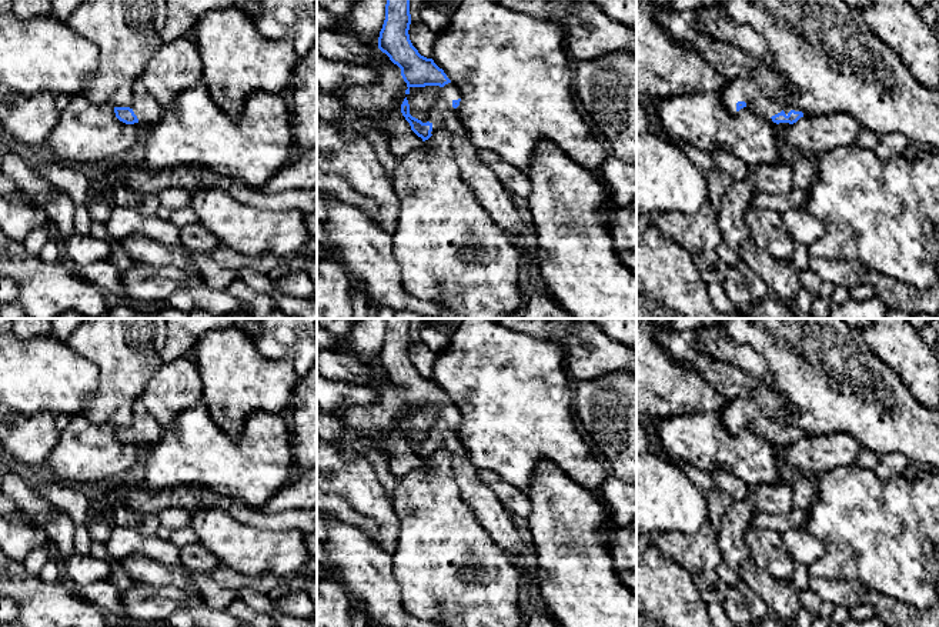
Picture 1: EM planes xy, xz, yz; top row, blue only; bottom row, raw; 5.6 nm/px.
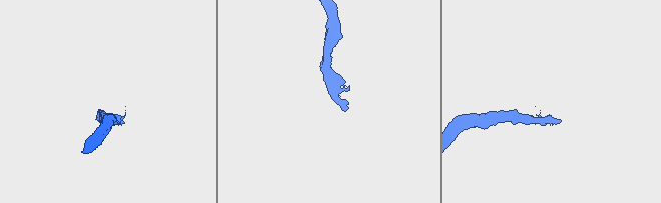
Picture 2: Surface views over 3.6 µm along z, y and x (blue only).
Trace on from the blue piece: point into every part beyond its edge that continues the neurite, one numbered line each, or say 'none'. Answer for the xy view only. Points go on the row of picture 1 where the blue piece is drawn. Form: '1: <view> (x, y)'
1: xy (146, 107)

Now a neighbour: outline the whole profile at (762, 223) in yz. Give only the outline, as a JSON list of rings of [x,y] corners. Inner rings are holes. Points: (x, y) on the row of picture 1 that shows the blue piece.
[[[749,206],[745,220],[758,247],[775,259],[786,261],[792,259],[795,241],[786,231],[779,213]]]

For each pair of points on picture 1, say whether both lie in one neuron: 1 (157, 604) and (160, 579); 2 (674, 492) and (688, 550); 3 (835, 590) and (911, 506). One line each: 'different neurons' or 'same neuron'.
1: different neurons
2: different neurons
3: different neurons

